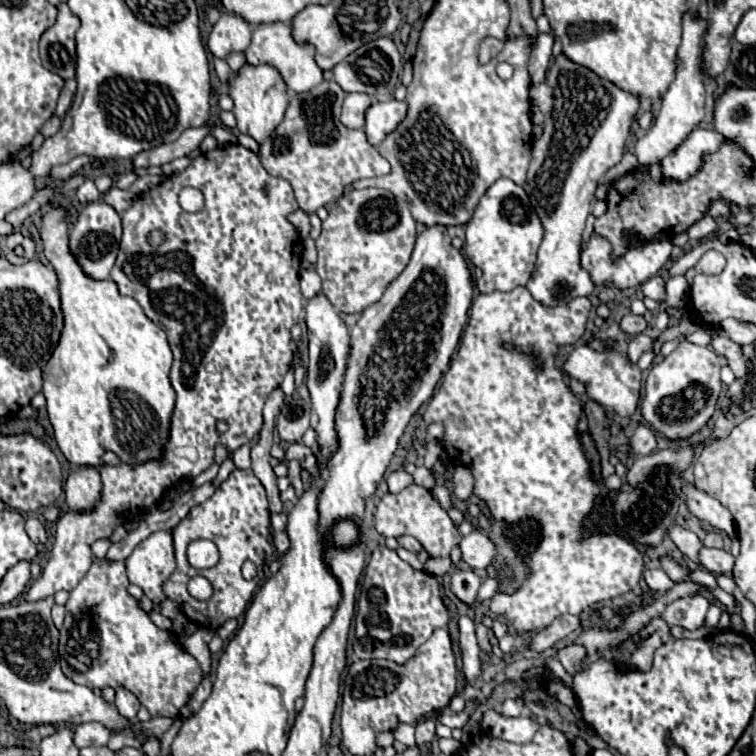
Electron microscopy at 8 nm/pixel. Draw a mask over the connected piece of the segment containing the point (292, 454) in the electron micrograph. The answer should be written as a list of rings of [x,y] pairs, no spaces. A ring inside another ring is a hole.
[[[294,442],[286,448],[286,454],[284,454],[284,460],[272,460],[272,466],[280,464],[280,462],[290,462],[290,460],[302,460],[304,456],[308,454],[308,448],[300,442]]]

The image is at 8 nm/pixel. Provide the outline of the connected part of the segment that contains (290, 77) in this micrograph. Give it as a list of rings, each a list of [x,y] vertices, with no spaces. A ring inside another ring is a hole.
[[[276,22],[276,24],[256,26],[252,32],[252,44],[246,50],[246,60],[250,66],[258,66],[258,64],[274,66],[280,72],[280,76],[284,78],[286,88],[296,94],[308,92],[310,88],[314,88],[322,82],[322,70],[314,62],[314,48],[296,44],[290,34],[290,24]]]

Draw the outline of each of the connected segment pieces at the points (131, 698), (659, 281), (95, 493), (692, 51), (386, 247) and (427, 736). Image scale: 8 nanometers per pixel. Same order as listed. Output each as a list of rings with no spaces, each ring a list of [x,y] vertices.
[[[116,688],[116,702],[114,702],[114,704],[116,704],[118,712],[120,712],[122,716],[130,718],[130,720],[136,718],[138,708],[140,708],[138,698],[136,698],[132,692],[128,692],[126,688]]]
[[[652,276],[650,280],[646,280],[642,284],[642,294],[646,298],[652,298],[656,302],[664,302],[664,294],[666,294],[666,288],[664,288],[664,278],[662,276]]]
[[[74,468],[66,478],[66,502],[70,510],[90,510],[100,498],[102,482],[96,468]]]
[[[686,14],[682,26],[684,26],[684,34],[682,34],[680,50],[678,50],[676,80],[670,84],[666,96],[662,98],[662,110],[660,110],[654,126],[650,126],[650,130],[634,146],[634,154],[640,164],[656,164],[664,156],[674,152],[674,148],[678,148],[678,144],[682,144],[682,140],[686,140],[686,136],[694,128],[698,128],[698,124],[704,118],[704,72],[700,66],[702,64],[700,62],[700,54],[702,54],[700,42],[706,32],[706,20],[692,18],[690,14]]]
[[[380,188],[346,190],[342,198],[330,208],[328,218],[322,222],[322,234],[316,240],[318,264],[316,272],[322,278],[322,294],[332,302],[338,312],[362,312],[370,304],[378,302],[388,284],[406,268],[410,252],[416,240],[416,220],[404,200],[398,200],[392,192]]]
[[[432,720],[418,722],[418,726],[416,726],[416,742],[418,744],[432,742],[432,738],[434,738],[434,722]]]

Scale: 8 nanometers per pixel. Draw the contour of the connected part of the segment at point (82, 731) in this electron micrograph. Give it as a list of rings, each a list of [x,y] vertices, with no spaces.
[[[88,722],[88,724],[74,726],[74,744],[78,748],[106,746],[108,738],[110,738],[110,732],[98,722]]]

